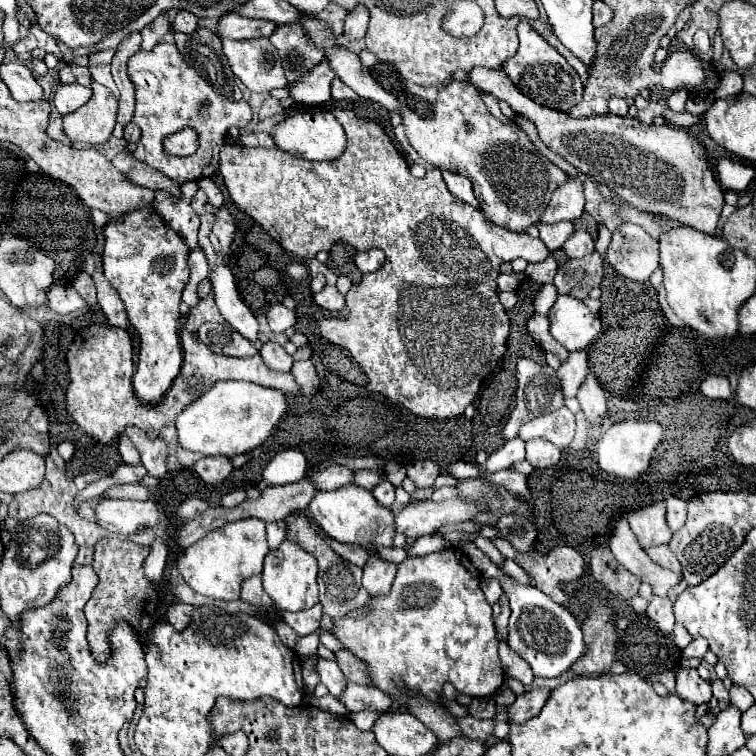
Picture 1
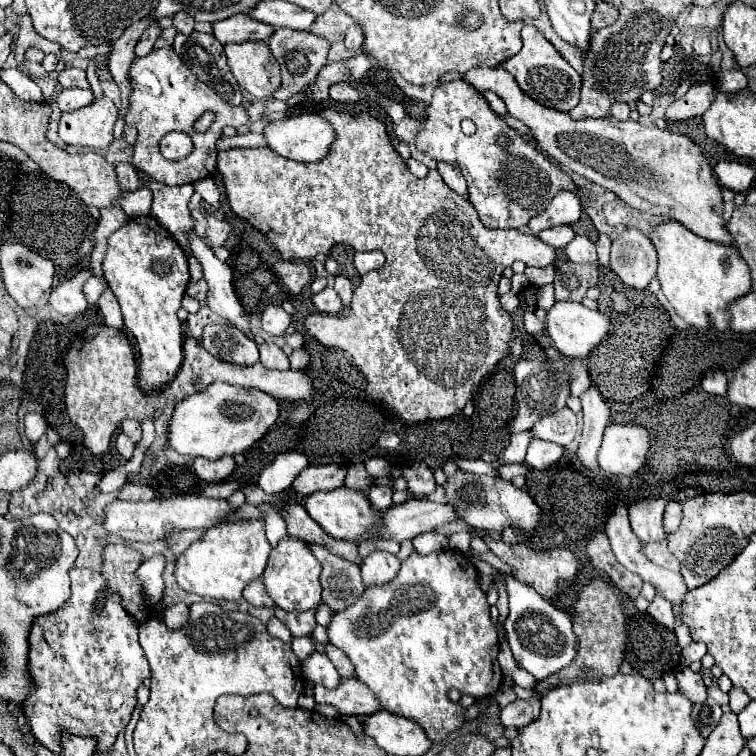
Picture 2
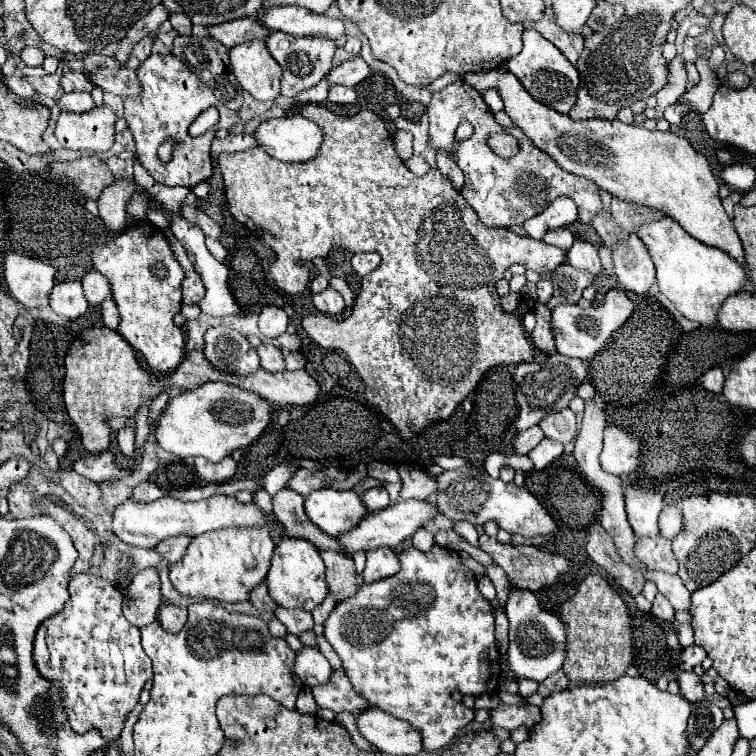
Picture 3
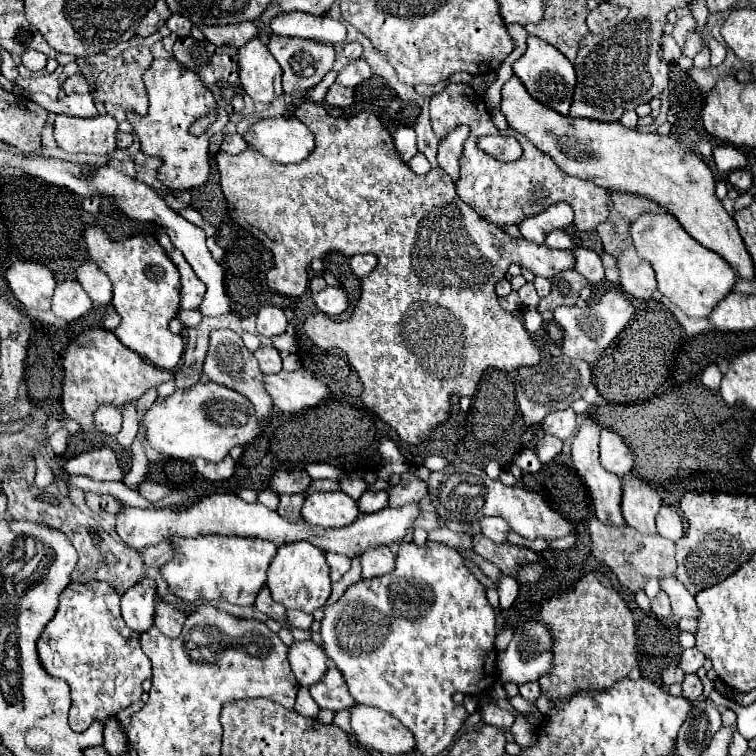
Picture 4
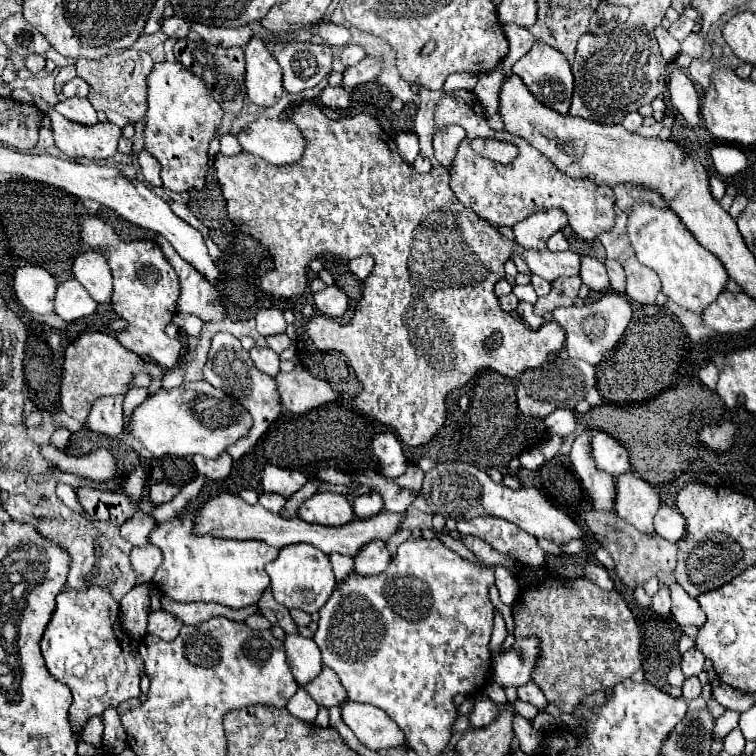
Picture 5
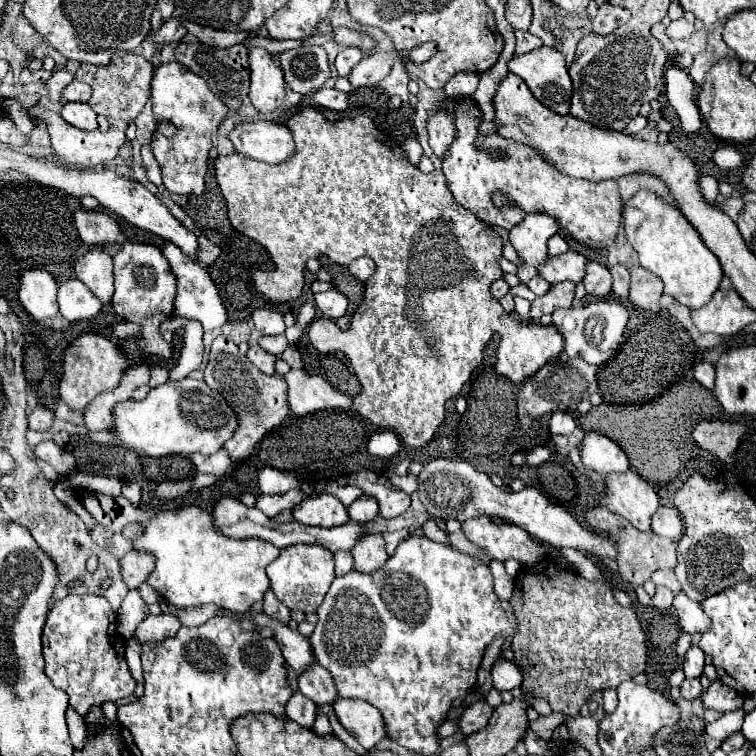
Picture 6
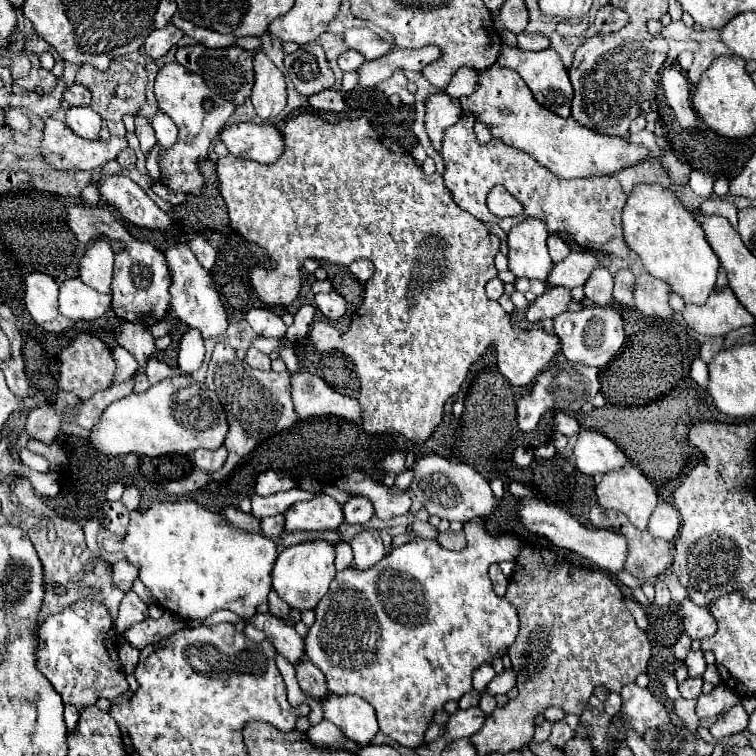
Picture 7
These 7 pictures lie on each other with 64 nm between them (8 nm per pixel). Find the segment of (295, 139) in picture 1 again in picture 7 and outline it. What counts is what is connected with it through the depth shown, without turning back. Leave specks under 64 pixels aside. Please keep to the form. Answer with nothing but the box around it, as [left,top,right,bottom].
[220,124,282,164]

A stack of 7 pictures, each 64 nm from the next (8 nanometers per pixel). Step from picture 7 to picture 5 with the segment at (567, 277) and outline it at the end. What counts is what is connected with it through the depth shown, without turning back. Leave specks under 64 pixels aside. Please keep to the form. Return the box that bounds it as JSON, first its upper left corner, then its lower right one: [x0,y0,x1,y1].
[216,102,580,446]

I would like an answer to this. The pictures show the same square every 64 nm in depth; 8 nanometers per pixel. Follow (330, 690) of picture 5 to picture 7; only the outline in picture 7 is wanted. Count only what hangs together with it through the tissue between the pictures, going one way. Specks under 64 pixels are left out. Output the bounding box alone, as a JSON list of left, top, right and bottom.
[294,660,328,700]

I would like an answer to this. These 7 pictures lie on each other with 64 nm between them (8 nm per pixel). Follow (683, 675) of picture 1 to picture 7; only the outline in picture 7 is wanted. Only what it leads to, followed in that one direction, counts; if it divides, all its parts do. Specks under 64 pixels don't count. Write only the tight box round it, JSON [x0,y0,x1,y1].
[678,678,702,698]

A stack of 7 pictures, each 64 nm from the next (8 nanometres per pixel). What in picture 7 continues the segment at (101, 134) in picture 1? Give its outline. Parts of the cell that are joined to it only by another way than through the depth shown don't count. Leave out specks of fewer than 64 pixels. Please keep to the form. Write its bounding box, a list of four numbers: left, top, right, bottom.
[42,118,126,172]

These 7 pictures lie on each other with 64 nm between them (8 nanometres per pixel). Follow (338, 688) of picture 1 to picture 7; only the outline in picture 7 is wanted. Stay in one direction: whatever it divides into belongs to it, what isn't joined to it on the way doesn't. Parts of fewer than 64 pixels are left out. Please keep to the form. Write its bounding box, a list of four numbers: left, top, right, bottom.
[252,614,304,664]

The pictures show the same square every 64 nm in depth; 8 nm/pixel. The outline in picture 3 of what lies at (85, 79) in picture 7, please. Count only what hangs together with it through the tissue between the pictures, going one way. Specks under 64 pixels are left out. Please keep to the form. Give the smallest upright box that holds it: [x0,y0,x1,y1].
[84,36,154,98]

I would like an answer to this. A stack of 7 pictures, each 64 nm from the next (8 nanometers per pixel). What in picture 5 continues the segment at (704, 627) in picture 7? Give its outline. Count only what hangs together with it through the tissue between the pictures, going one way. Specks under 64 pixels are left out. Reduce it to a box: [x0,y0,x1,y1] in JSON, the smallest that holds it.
[670,584,706,626]

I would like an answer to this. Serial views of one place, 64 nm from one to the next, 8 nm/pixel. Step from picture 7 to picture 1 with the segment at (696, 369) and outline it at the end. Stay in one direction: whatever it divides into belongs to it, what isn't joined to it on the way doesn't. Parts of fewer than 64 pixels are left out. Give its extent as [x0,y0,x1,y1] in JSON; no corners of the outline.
[700,374,732,400]

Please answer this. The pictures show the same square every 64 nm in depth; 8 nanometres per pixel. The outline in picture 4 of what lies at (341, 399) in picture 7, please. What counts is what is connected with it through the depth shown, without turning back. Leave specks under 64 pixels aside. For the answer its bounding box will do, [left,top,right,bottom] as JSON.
[266,368,330,412]

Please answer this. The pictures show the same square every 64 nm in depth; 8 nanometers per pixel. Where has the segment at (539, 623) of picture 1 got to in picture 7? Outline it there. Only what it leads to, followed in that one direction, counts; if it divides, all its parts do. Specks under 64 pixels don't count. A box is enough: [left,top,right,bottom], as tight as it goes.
[486,670,516,696]

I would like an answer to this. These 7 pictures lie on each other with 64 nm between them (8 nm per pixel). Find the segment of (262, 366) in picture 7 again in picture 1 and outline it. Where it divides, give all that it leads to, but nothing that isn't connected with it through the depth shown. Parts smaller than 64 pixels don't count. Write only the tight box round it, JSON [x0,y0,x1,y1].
[260,342,292,372]

